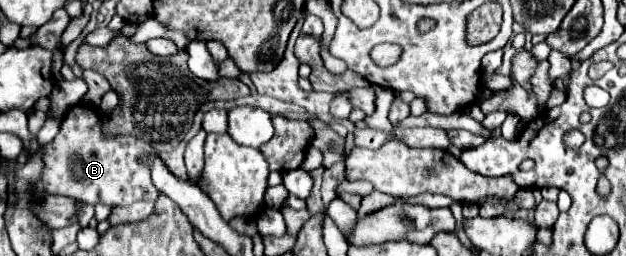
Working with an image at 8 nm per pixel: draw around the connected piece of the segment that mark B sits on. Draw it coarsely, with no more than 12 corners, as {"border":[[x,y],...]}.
{"border":[[71,107],[43,151],[43,187],[85,203],[155,201],[147,145]]}

